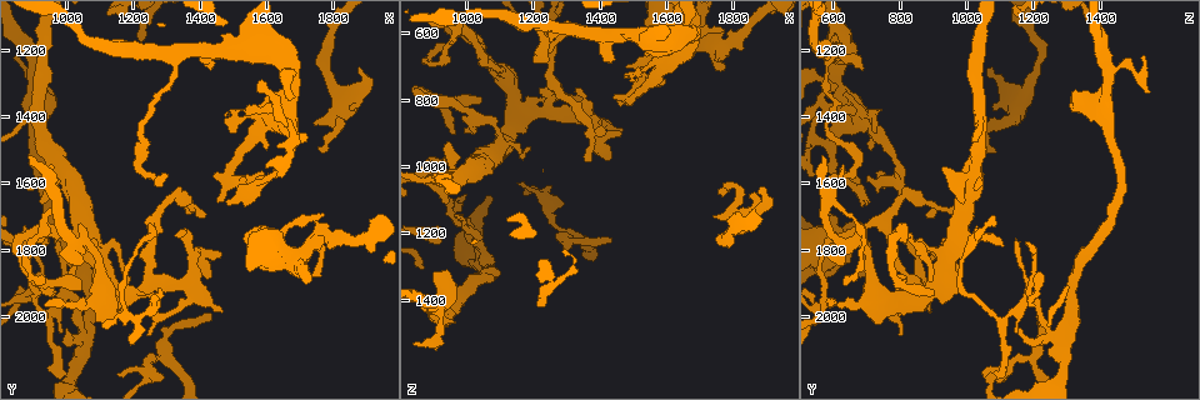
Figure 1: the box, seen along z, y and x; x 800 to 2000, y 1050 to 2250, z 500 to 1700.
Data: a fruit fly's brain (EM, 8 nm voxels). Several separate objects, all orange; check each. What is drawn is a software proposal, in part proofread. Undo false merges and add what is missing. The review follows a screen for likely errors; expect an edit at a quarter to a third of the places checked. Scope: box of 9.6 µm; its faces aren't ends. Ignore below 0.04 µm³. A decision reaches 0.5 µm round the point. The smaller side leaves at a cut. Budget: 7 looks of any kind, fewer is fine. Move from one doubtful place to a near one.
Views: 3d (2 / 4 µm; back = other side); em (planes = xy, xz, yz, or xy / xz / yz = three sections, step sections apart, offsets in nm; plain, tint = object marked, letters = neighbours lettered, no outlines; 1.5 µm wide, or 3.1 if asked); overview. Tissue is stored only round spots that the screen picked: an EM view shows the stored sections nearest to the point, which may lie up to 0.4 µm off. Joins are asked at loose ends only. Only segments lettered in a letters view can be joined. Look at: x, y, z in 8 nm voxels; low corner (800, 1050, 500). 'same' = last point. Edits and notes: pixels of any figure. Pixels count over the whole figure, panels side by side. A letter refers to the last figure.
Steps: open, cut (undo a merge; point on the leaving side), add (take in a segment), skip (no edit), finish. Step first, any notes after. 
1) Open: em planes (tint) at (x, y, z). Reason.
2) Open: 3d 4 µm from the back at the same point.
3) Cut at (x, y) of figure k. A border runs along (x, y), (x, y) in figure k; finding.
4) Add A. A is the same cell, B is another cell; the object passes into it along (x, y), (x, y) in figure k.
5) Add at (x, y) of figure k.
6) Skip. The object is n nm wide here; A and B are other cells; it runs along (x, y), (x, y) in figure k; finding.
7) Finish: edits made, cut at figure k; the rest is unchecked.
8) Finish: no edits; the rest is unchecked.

Open: em planes (plain) at (1430, 1990, 1210). Branch stops here.

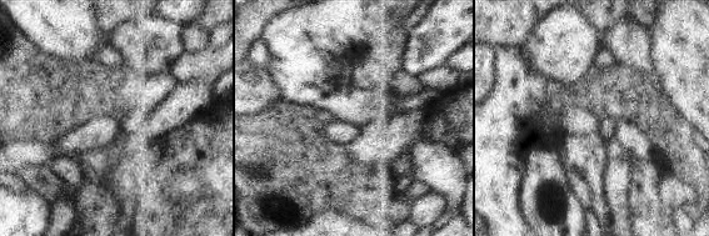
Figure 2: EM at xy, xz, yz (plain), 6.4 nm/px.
Open: em planes (letters) at the same point. See the neighbours.

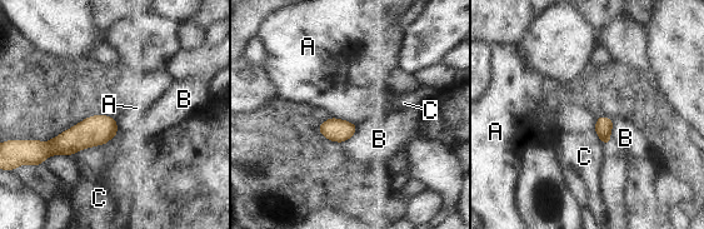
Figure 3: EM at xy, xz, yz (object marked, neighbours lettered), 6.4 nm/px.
Skip. A, B and C are other cells; a border runs along (331, 117), (357, 125) in figure 3; no lettered segment goes on from it.

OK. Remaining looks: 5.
Open: 3d 4 µm at (1740, 1410, 1160). Free end.

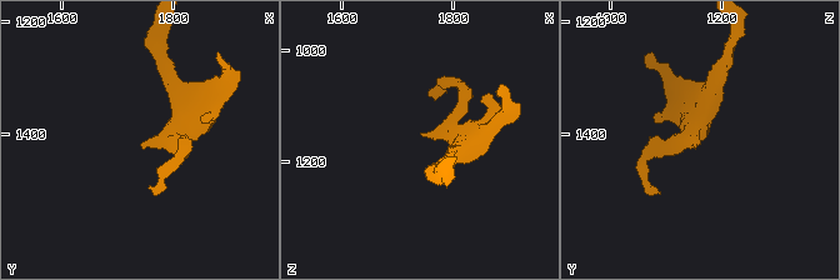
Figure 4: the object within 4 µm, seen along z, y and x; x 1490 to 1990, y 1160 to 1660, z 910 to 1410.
Open: em xz step 8 (letters) at (1740, 1425, 1150).

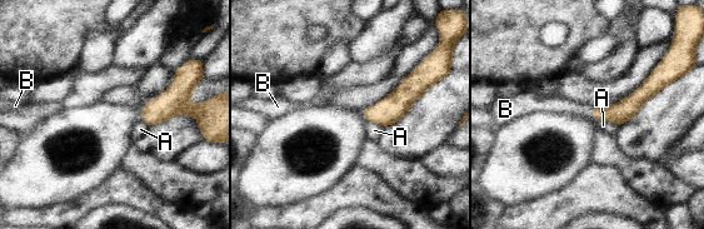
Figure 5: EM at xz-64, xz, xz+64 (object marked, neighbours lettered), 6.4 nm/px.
Add B. B is the same cell, A is another cell; the object passes into it along (619, 113), (592, 114), (555, 104) in figure 5; it goes on there.

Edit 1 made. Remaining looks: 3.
Open: 3d 2 µm at (1740, 1720, 690).

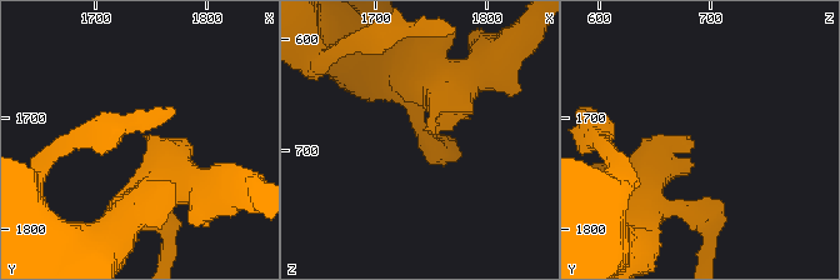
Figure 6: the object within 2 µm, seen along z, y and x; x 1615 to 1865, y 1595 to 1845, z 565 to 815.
Open: em yz step 4 (plain) at (1748, 1718, 682). The arms are 320, 320 nm wide.

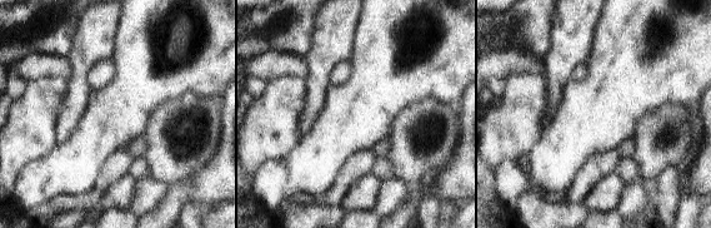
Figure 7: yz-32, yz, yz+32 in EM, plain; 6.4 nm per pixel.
Open: em yz step 4 (letters) at the same point.

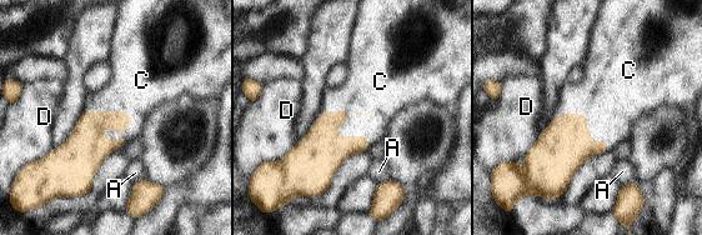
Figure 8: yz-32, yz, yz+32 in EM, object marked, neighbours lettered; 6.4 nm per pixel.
Add C. C is the same cell, A and D are other cells; the object passes into it along (88, 146), (123, 130), (136, 94) in figure 8; it goes on there.

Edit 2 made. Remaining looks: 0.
Finish: edits made, add at figure 5, add at figure 8; the rest is unchecked.

